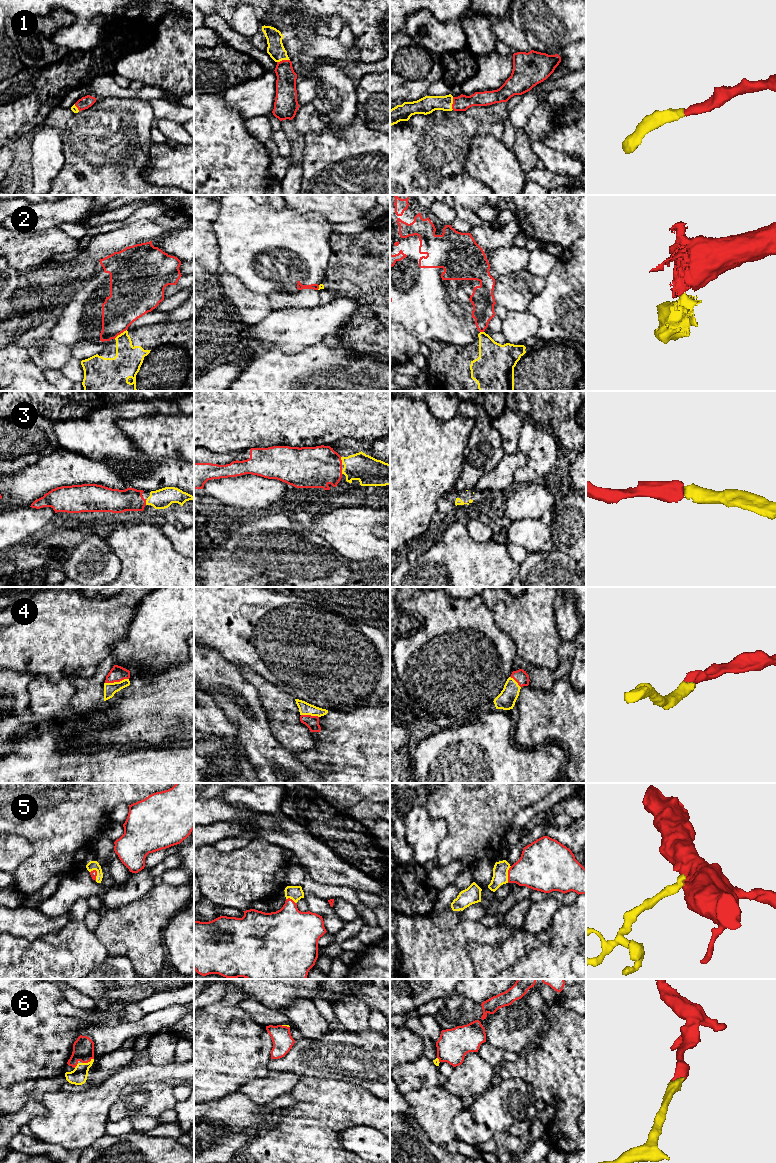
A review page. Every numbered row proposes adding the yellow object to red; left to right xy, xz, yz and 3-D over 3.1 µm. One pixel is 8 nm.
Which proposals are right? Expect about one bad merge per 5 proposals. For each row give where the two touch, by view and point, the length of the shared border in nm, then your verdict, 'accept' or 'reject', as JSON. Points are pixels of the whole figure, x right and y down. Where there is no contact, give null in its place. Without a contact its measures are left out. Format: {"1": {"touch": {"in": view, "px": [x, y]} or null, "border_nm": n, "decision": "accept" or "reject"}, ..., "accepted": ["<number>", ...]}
{"1": {"touch": {"in": "xz", "px": [283, 60]}, "border_nm": 110, "decision": "accept"}, "2": {"touch": {"in": "xy", "px": [120, 333]}, "border_nm": 130, "decision": "reject"}, "3": {"touch": {"in": "xz", "px": [341, 460]}, "border_nm": 50, "decision": "accept"}, "4": {"touch": {"in": "xy", "px": [116, 681]}, "border_nm": 200, "decision": "accept"}, "5": {"touch": {"in": "yz", "px": [508, 874]}, "border_nm": 130, "decision": "accept"}, "6": {"touch": {"in": "xy", "px": [87, 1062]}, "border_nm": 100, "decision": "accept"}, "accepted": ["1", "3", "4", "5", "6"]}

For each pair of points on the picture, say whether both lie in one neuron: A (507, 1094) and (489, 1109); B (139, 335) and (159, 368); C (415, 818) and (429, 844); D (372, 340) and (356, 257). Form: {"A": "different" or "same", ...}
{"A": "same", "B": "same", "C": "same", "D": "same"}

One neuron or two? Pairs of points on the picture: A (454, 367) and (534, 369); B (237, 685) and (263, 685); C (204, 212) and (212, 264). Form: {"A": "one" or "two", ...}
{"A": "one", "B": "two", "C": "one"}

